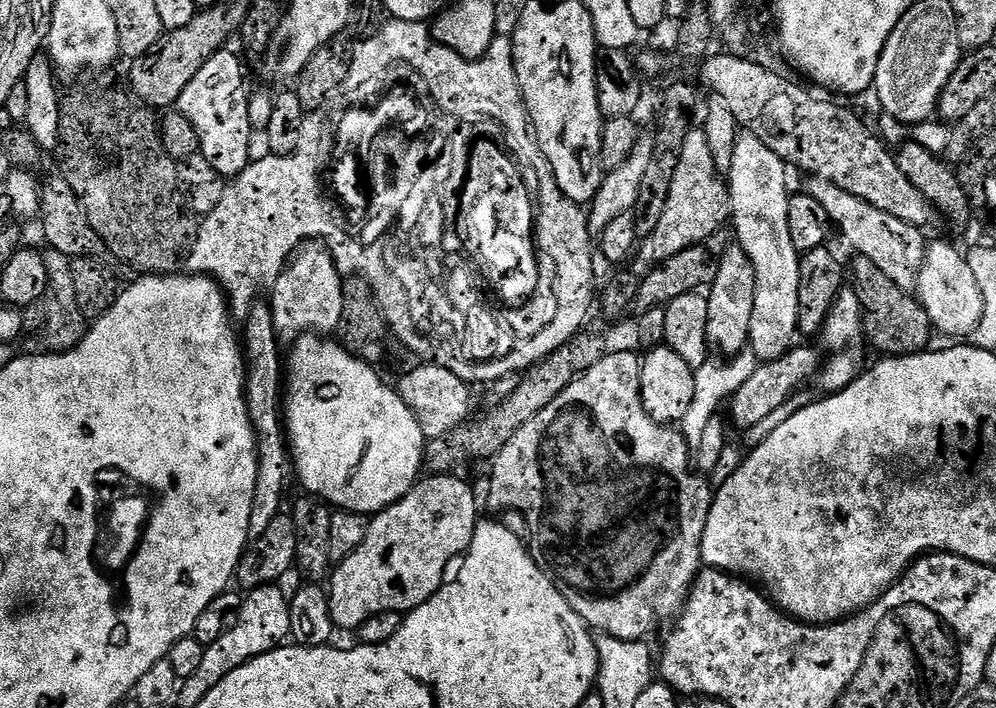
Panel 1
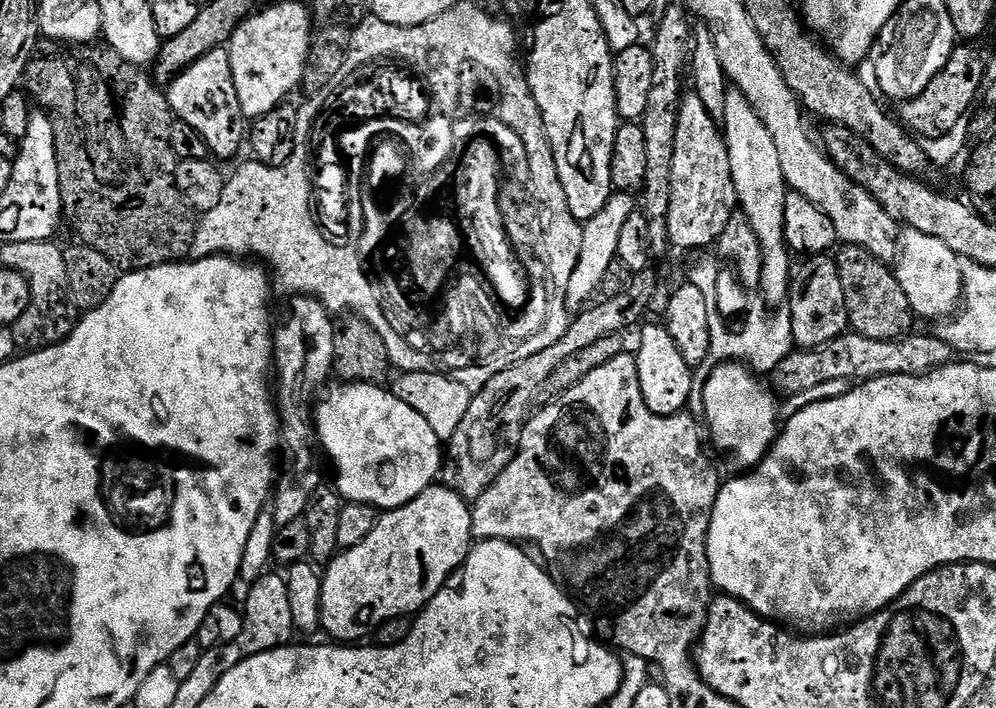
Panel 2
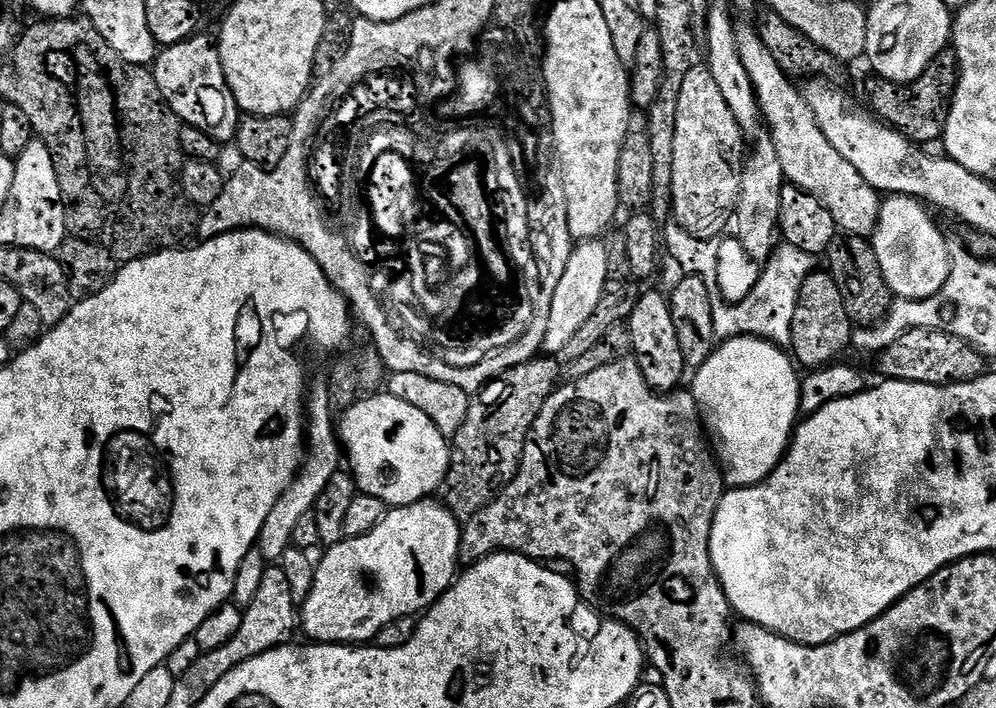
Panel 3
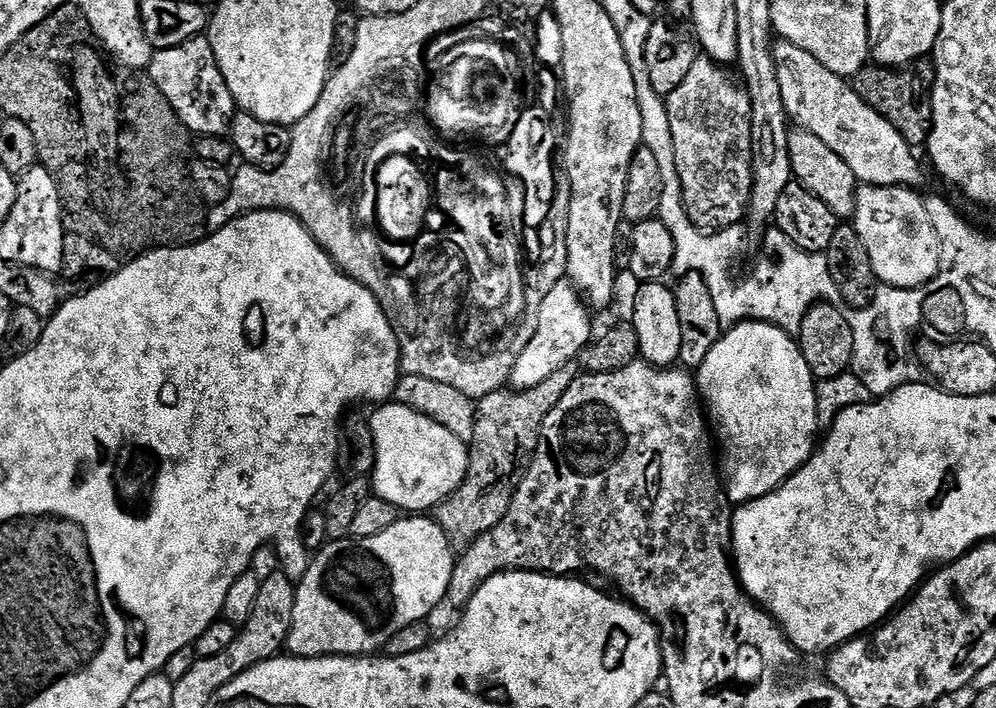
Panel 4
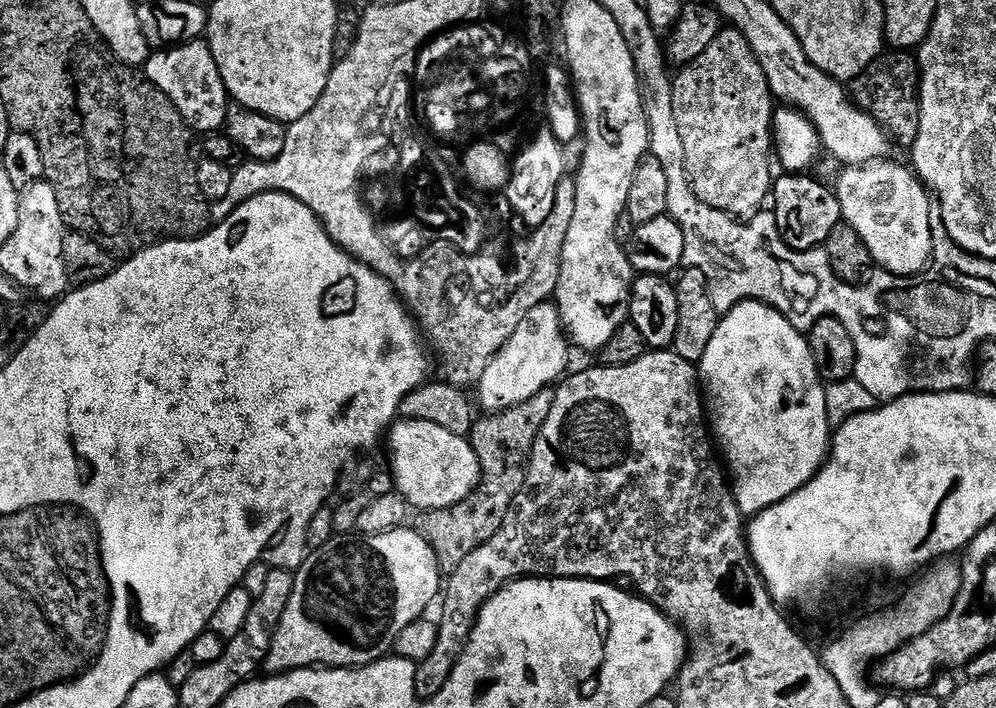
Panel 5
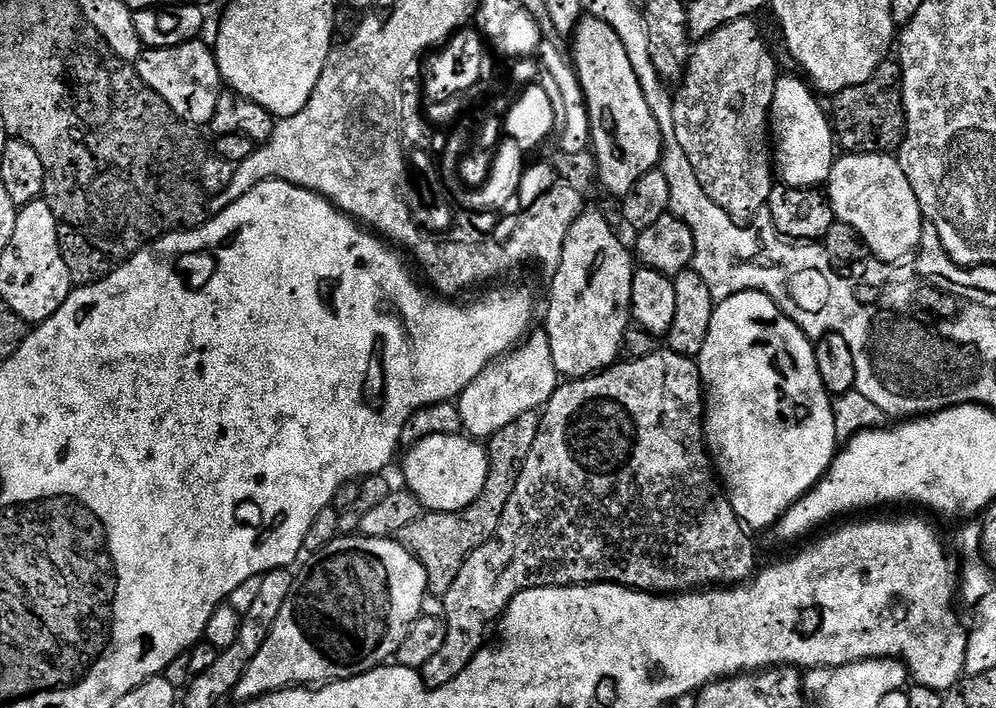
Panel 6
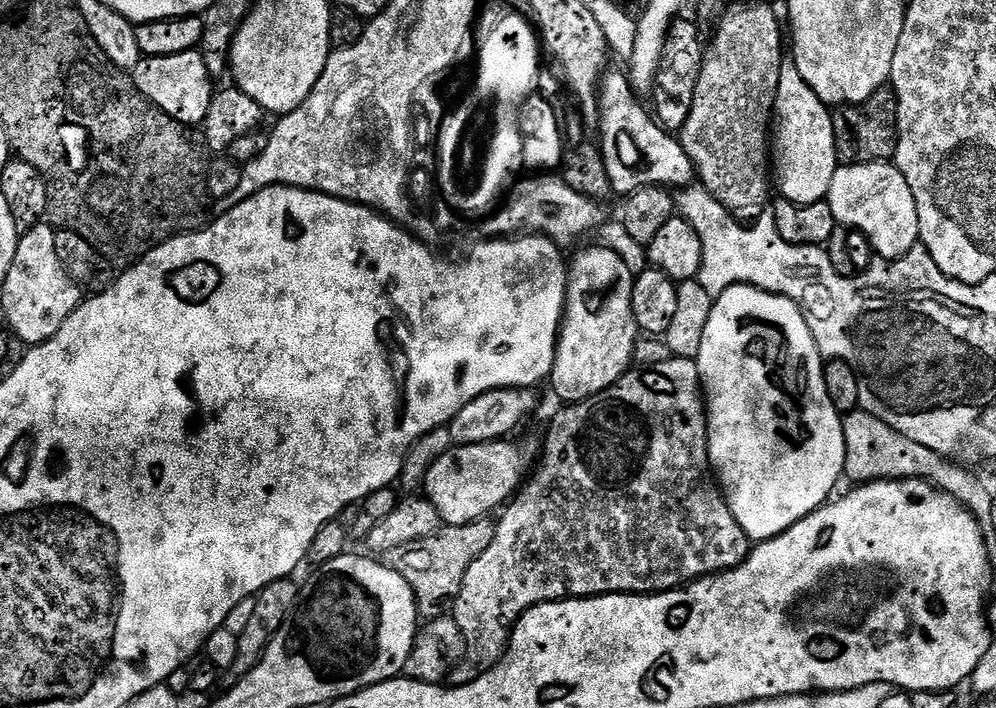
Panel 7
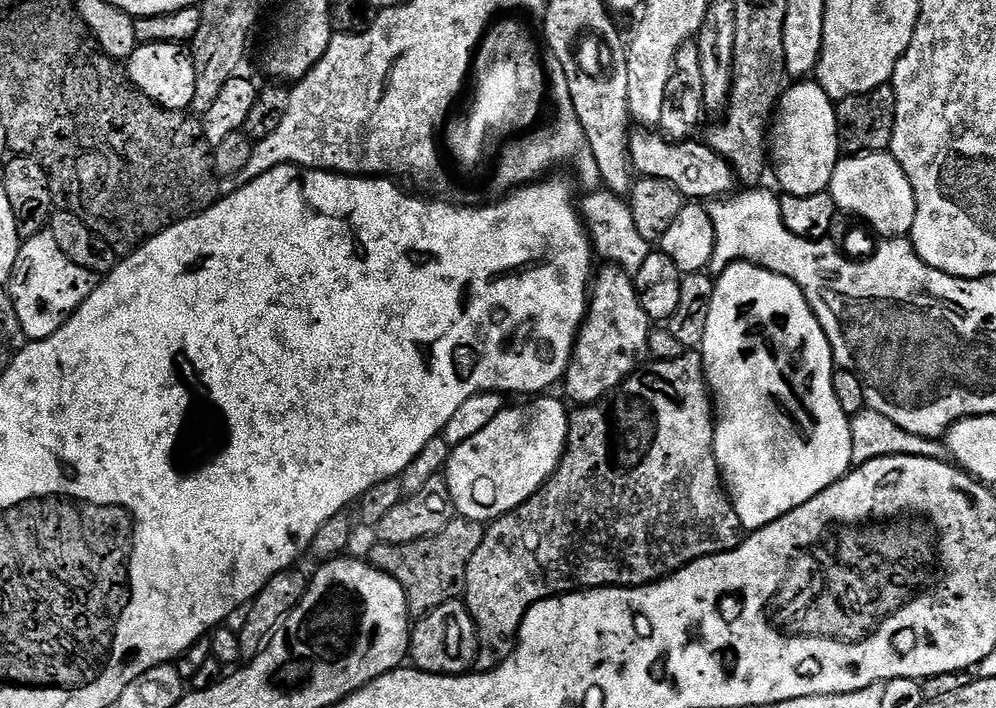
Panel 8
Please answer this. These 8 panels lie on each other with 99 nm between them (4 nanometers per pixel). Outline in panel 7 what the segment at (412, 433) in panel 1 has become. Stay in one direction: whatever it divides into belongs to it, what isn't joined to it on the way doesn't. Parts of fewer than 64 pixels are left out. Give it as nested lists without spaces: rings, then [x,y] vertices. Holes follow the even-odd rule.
[[[497,438],[460,442],[433,460],[428,468],[426,492],[447,523],[475,522],[485,517],[491,508],[499,509],[512,499],[521,487],[525,472],[524,456],[510,441],[508,438]]]

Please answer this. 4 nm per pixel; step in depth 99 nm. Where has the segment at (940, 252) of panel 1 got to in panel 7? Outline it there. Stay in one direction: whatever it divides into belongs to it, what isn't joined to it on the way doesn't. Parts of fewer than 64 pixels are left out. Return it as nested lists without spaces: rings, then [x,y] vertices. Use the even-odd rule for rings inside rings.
[[[883,160],[845,163],[834,174],[833,181],[829,184],[826,199],[832,208],[837,225],[845,225],[852,230],[857,228],[872,243],[872,248],[876,251],[875,255],[877,257],[893,258],[904,256],[919,241],[918,206],[906,178],[900,173],[895,163]]]

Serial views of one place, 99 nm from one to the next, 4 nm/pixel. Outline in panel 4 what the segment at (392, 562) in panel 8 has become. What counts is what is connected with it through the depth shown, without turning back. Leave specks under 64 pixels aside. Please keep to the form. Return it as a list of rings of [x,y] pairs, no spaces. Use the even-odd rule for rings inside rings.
[[[571,367],[554,370],[550,378],[533,388],[501,390],[482,397],[476,404],[474,434],[468,444],[468,469],[464,481],[454,494],[447,496],[435,509],[434,519],[453,541],[471,542],[490,532],[510,510],[512,495],[524,481],[524,473],[536,450],[540,427],[545,418],[558,406],[562,394],[572,385]]]

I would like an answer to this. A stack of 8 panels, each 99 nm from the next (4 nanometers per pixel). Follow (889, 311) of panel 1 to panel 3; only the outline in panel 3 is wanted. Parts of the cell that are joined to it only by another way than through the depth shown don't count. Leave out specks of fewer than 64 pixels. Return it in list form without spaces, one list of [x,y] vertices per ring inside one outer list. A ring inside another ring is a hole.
[[[838,234],[827,250],[826,259],[827,269],[838,282],[846,314],[849,315],[852,324],[858,328],[875,327],[893,305],[894,297],[882,278],[882,270],[871,243],[865,237]]]

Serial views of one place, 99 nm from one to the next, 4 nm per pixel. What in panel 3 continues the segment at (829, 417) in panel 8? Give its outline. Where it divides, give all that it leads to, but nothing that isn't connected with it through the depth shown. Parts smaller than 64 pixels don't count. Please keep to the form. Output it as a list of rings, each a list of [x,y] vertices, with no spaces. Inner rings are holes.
[[[735,336],[732,340],[723,341],[710,354],[710,358],[706,358],[704,365],[695,369],[693,376],[696,377],[692,380],[690,391],[696,399],[696,408],[707,435],[714,441],[714,452],[718,457],[725,485],[734,489],[753,488],[755,484],[761,484],[784,459],[801,415],[802,376],[793,357],[781,345],[759,336]]]

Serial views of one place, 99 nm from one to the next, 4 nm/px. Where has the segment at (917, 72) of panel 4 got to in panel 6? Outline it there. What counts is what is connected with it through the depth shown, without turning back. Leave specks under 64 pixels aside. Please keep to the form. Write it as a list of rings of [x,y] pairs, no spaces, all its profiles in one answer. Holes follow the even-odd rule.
[[[885,59],[865,84],[837,92],[831,100],[830,121],[835,133],[835,143],[841,149],[844,147],[845,153],[899,153],[904,134],[908,131],[908,123],[904,117],[904,79],[895,59]]]

